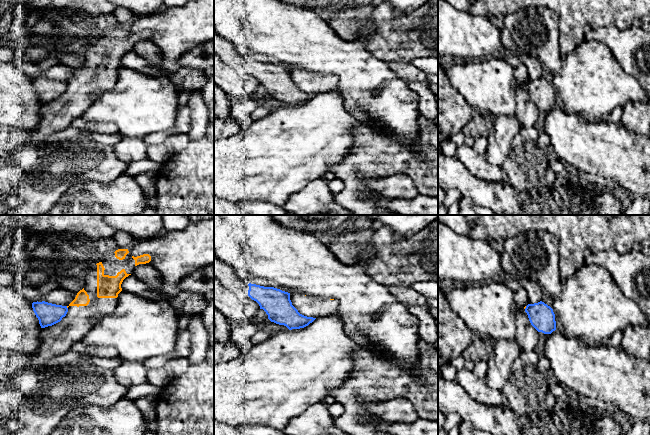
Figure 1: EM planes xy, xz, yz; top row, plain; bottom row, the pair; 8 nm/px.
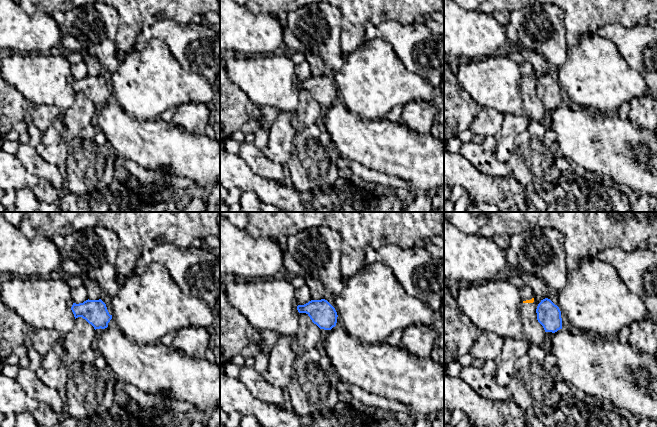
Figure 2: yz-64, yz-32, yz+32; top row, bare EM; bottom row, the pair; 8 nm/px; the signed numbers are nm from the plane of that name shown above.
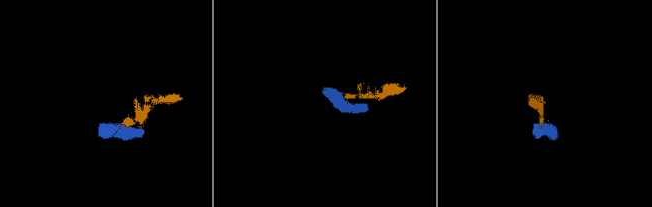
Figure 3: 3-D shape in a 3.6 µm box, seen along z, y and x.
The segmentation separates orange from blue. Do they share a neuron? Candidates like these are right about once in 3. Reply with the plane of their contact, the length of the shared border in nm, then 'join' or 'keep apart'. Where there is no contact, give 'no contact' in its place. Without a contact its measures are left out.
yz | 30 nm | keep apart

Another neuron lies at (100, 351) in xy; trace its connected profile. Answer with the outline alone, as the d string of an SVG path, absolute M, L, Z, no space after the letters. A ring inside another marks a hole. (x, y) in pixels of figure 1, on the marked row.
M82 340L74 343L72 345L72 349L80 352L87 352L90 355L101 357L101 358L107 358L107 359L119 356L119 352L113 347L92 346L88 349Z

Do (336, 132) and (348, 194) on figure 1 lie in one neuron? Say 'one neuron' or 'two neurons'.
two neurons

